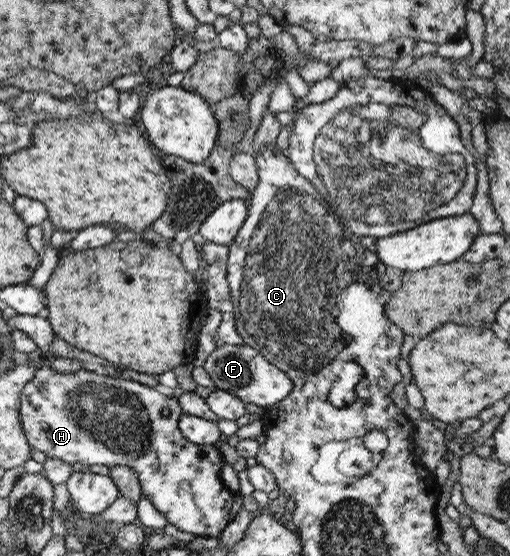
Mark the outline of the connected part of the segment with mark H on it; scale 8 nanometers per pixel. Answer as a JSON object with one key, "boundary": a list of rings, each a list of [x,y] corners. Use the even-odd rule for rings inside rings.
{"boundary":[[[46,357],[35,366],[35,375],[20,391],[18,407],[20,426],[30,446],[79,470],[88,470],[92,464],[104,464],[108,468],[127,466],[137,474],[141,495],[148,498],[167,524],[194,537],[216,538],[222,533],[232,520],[230,507],[234,499],[234,492],[226,489],[220,480],[224,460],[215,445],[192,444],[180,434],[177,420],[182,411],[174,398],[110,373],[98,375],[83,368],[74,373],[56,373],[50,369]],[[162,408],[168,408],[168,416],[160,415]]]}

